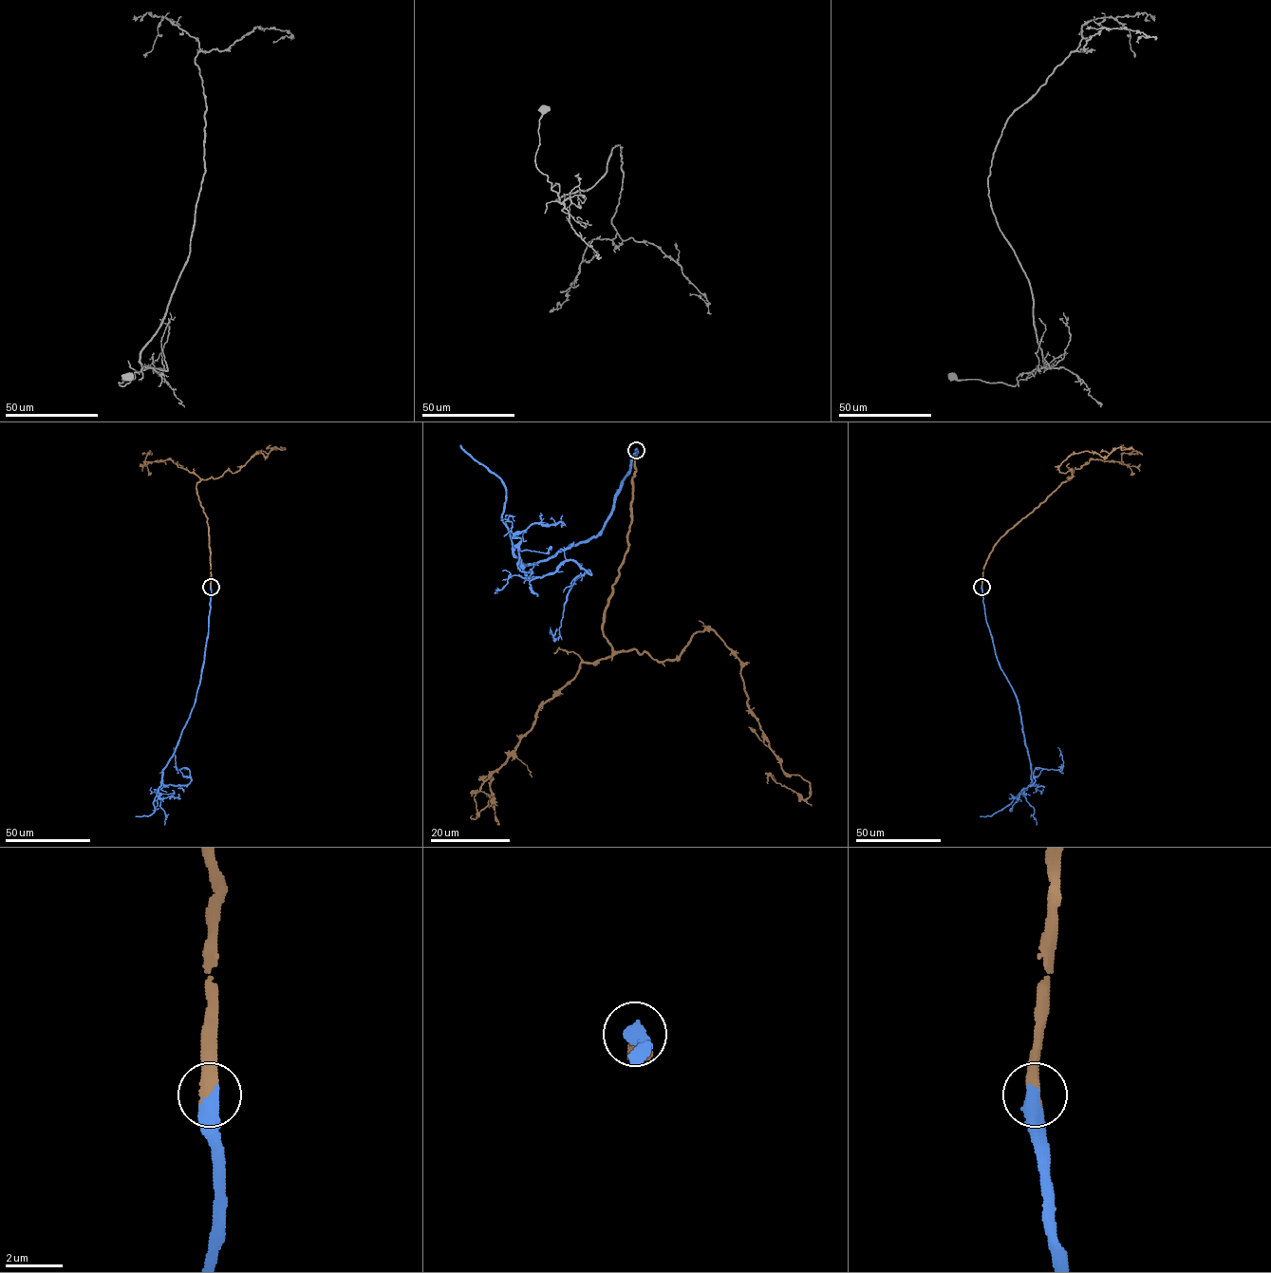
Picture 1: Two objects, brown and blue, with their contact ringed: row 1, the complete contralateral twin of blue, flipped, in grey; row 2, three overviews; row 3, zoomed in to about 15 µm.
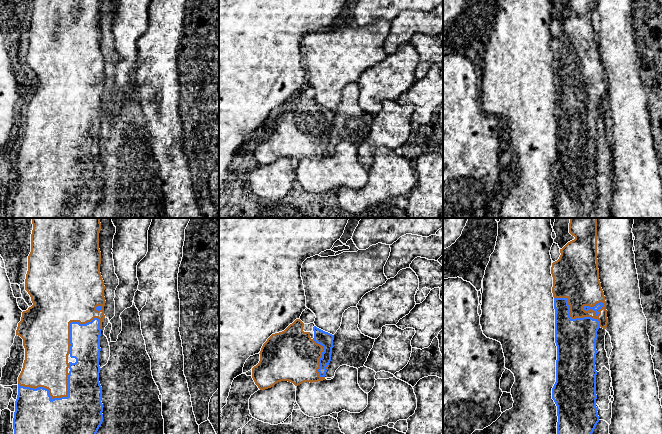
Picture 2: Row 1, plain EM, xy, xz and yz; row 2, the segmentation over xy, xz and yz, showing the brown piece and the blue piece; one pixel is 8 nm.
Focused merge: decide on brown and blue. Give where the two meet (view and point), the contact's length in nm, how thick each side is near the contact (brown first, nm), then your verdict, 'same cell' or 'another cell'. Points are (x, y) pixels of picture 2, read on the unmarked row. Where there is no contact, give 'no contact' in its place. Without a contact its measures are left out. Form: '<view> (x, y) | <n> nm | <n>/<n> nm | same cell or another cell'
yz (572, 94) | 440 nm | 280/320 nm | same cell

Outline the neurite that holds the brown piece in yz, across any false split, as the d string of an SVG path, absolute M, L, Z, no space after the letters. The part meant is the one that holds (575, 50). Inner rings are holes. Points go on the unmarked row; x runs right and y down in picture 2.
M569 0L569 9L575 15L560 25L561 31L551 43L557 122L552 175L557 182L557 218L589 218L599 198L595 142L597 107L600 103L606 105L608 94L599 56L597 0Z

